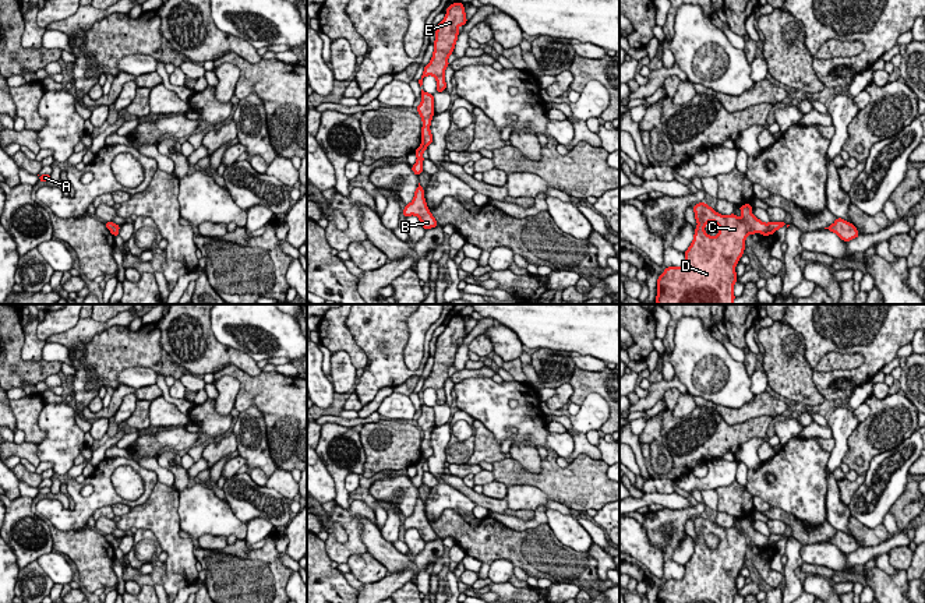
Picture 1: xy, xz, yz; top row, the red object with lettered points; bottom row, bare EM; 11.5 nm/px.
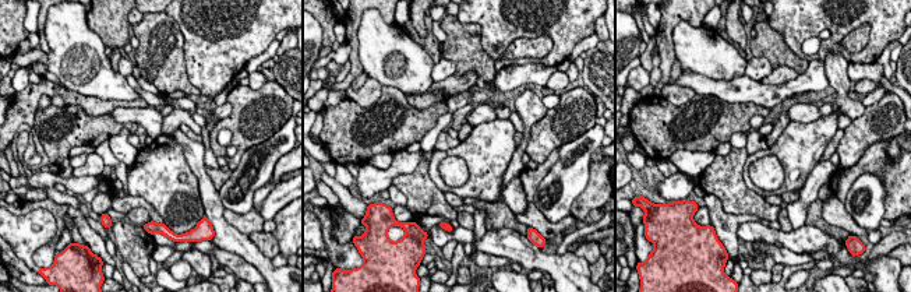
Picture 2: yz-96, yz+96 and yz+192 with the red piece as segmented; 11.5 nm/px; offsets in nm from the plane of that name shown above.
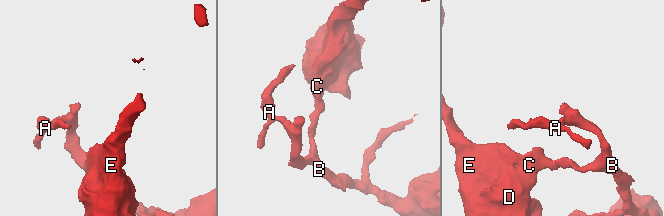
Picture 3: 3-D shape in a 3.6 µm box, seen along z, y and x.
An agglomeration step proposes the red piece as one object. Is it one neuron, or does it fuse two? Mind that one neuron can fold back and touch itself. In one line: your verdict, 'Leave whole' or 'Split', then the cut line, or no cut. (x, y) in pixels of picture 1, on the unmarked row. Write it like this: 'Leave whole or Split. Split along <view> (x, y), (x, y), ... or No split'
Split. Split along xz (423, 454), (426, 459)

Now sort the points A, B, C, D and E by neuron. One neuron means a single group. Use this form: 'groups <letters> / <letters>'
groups A B / C D E

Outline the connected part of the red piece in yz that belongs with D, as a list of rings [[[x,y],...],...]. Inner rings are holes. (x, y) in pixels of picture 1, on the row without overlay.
[[[705,515],[692,519],[698,540],[693,554],[684,565],[682,579],[668,579],[659,589],[659,603],[734,603],[738,589],[735,578],[744,568],[748,547],[774,547],[774,543],[752,528],[752,518],[741,518],[742,530],[720,528]],[[709,533],[719,537],[720,544],[712,550],[705,544]]]

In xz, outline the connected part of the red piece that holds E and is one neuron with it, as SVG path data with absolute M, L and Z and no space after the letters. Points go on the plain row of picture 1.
M456 314L446 321L445 331L438 336L434 355L434 366L431 374L424 380L424 385L419 392L420 399L423 391L433 388L437 392L437 405L442 405L446 401L445 381L449 378L448 370L453 366L458 352L458 341L466 338L466 327L462 315Z

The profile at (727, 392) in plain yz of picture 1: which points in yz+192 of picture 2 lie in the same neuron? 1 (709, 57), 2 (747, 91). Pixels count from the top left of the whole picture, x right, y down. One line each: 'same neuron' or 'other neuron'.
1: same neuron
2: other neuron

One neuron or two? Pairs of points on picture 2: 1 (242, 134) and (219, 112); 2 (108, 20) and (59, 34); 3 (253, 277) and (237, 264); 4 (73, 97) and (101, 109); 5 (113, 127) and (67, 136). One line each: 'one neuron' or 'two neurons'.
1: two neurons
2: two neurons
3: one neuron
4: one neuron
5: one neuron

